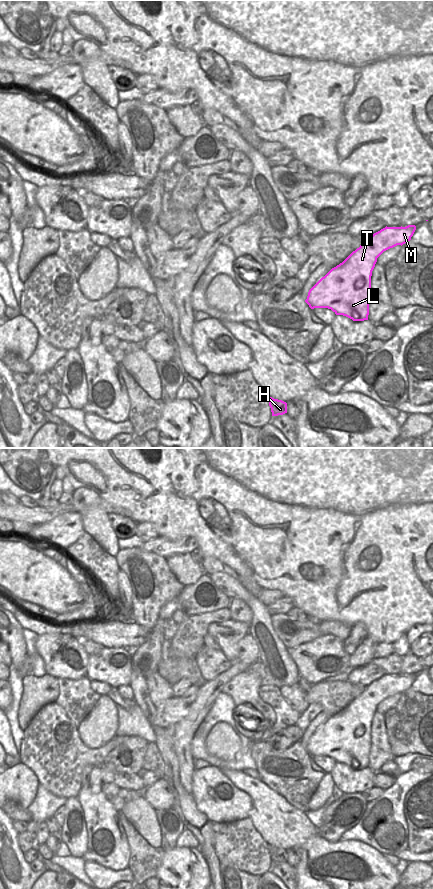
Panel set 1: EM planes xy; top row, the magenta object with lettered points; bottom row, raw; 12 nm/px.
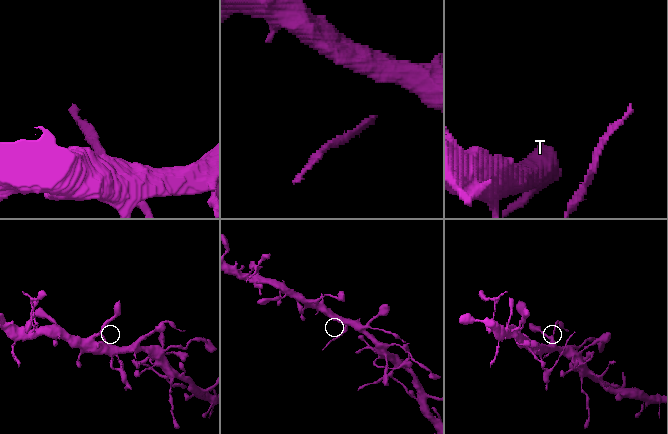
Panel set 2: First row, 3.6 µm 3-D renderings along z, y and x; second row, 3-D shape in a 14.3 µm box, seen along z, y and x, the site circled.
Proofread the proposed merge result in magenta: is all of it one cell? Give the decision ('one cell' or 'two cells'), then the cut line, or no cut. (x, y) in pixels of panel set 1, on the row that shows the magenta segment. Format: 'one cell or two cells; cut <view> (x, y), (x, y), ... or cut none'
one cell; cut none

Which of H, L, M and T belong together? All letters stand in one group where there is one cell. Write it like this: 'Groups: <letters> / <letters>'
Groups: H L M T.

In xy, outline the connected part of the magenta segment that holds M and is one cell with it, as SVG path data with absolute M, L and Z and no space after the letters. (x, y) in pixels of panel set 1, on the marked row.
M415 225L406 227L385 227L365 239L364 243L353 251L342 263L332 268L308 292L305 302L311 309L328 308L336 315L346 316L353 321L368 320L371 300L371 276L377 258L386 250L403 245L411 240Z

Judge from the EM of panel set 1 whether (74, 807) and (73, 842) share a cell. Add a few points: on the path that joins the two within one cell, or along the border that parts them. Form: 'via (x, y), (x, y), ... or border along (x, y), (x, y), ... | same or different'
via (74, 816), (74, 833) | same

